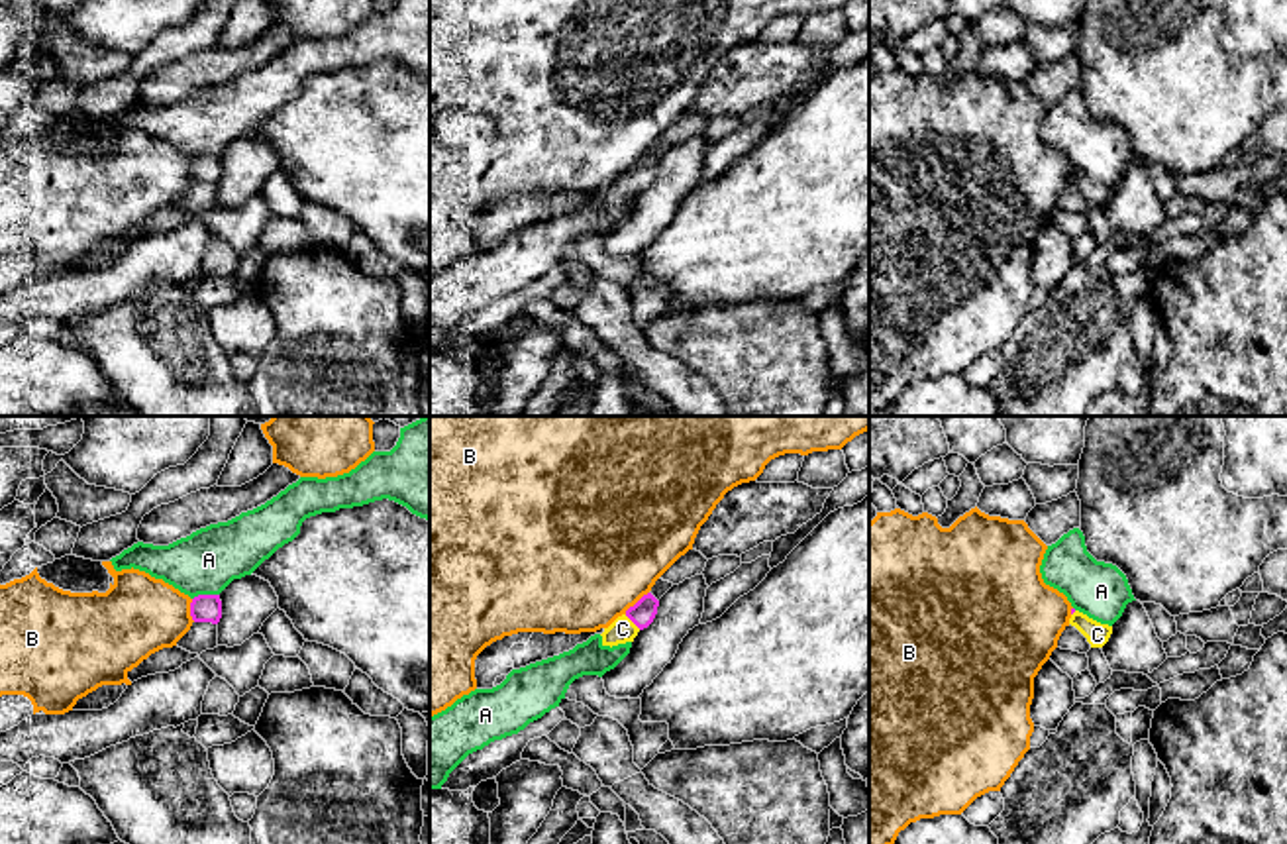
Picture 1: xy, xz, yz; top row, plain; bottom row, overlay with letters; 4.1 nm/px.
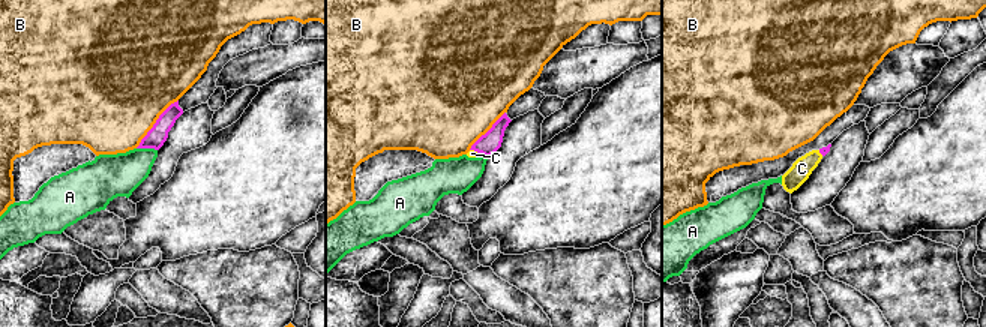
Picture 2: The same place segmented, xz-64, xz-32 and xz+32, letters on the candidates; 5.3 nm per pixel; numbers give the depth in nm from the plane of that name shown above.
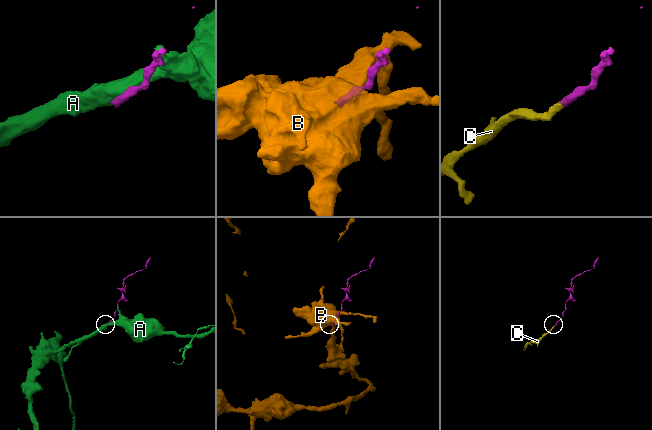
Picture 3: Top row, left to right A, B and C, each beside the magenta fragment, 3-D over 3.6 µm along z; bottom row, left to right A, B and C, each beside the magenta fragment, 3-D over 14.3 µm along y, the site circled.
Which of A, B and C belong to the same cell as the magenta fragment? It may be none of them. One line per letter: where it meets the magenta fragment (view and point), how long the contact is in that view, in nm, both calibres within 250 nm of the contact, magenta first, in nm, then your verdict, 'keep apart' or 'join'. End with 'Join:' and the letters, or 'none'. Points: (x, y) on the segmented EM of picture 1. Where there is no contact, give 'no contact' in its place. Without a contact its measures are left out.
A: contact xy (205, 595); length 110 nm; calibres 110 and 260 nm; keep apart
B: contact xz (638, 601); length 140 nm; calibres 100 and 500 nm; keep apart
C: contact xz (632, 621); length 90 nm; calibres 100 and 100 nm; join
Join: C

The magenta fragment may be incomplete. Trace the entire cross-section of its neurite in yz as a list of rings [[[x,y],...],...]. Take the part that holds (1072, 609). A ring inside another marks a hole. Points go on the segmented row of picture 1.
[[[1071,608],[1069,624],[1087,638],[1091,648],[1103,648],[1112,634],[1112,626],[1101,624],[1075,608]]]

